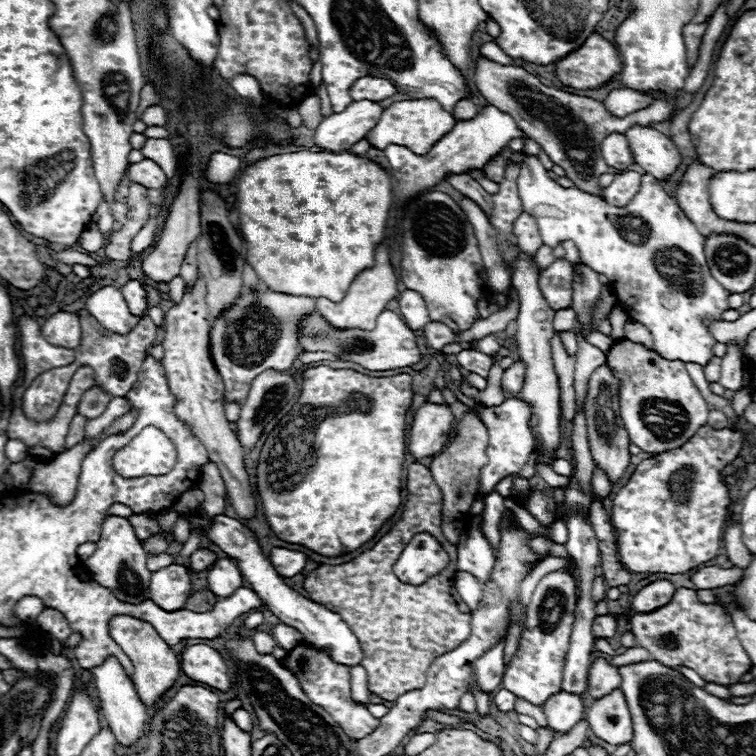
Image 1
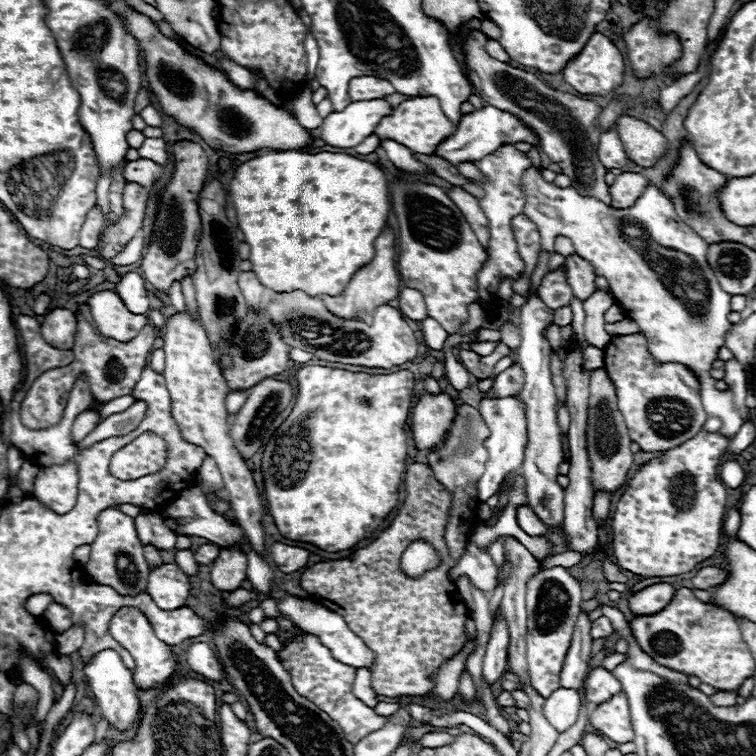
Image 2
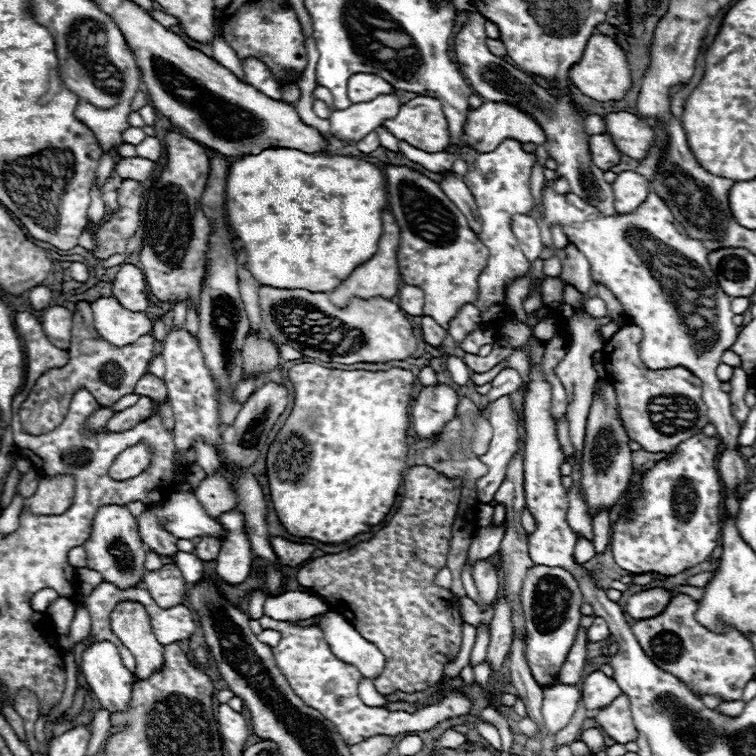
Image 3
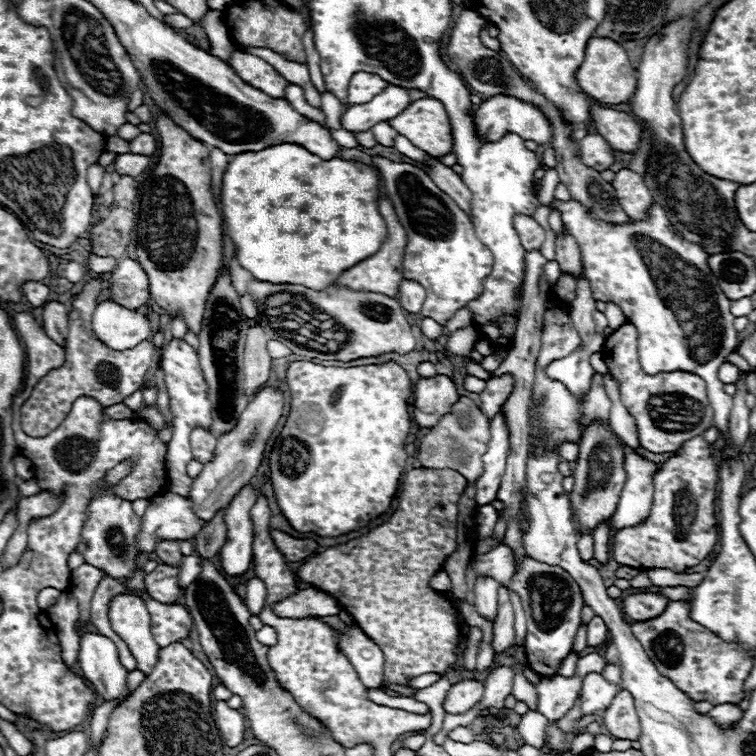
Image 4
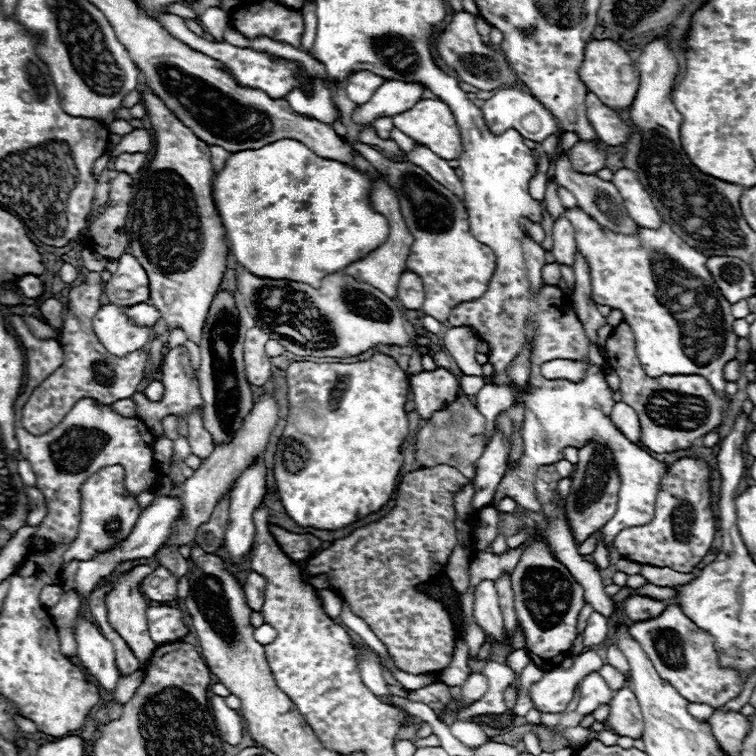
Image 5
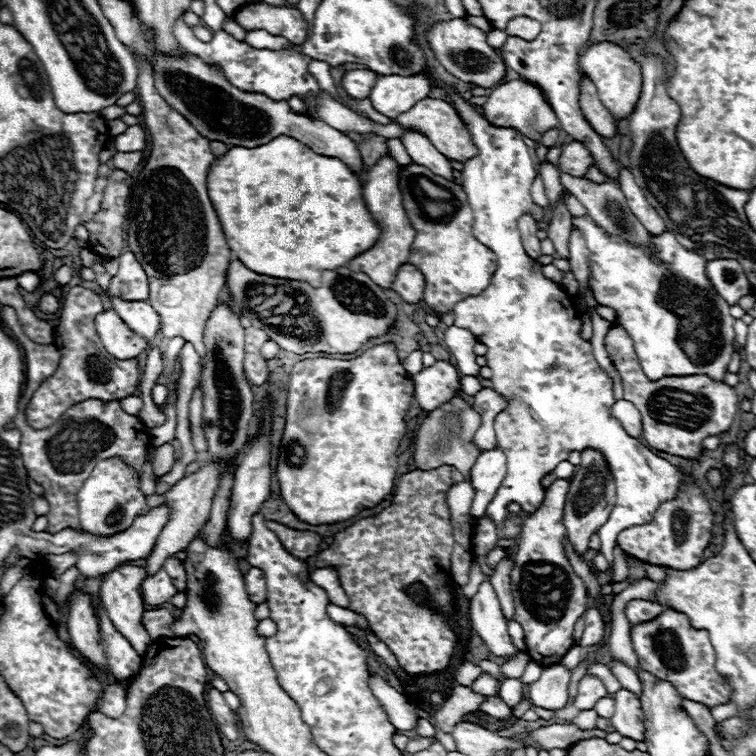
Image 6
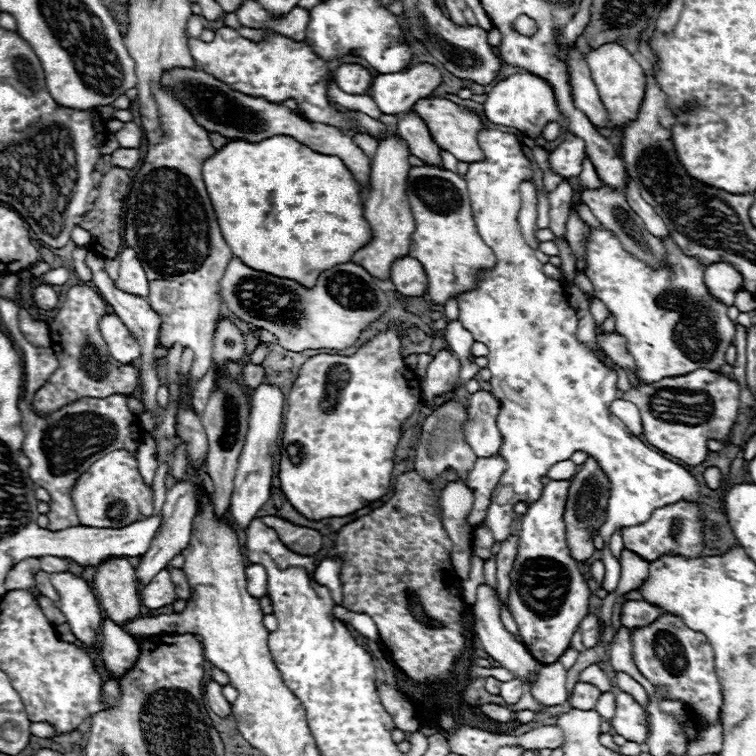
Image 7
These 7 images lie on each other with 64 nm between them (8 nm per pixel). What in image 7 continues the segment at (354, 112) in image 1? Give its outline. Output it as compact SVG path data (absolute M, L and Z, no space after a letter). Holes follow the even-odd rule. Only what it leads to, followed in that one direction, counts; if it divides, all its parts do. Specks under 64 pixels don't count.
M416 62L406 72L380 74L372 86L372 98L384 114L400 114L422 98L428 98L442 82L442 72L426 62Z

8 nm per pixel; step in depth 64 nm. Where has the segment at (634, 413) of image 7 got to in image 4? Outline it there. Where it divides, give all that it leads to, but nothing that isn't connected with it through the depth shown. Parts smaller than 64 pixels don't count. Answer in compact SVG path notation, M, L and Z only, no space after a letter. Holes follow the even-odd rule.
M610 380L610 384L614 384L614 390L610 388L610 396L612 396L612 412L610 412L610 426L612 430L632 448L640 446L638 440L638 432L636 432L636 424L632 414L626 410L626 406L620 402L618 394L616 394L616 382Z

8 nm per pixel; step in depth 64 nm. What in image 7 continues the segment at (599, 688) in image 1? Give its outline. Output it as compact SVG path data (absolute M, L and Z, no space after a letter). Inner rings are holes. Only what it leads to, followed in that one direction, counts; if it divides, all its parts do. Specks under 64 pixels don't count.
M578 682L574 686L568 702L572 708L578 708L578 710L594 710L598 698L600 698L600 692L596 686L586 684L586 682Z

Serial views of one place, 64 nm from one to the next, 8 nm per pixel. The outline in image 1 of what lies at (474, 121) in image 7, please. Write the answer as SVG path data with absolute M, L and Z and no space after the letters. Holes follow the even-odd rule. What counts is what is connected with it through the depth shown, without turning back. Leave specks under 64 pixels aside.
M434 98L402 100L402 102L394 102L384 110L384 116L380 116L380 122L376 124L376 128L372 128L372 132L368 132L366 138L378 150L384 150L388 144L400 144L416 154L428 154L432 146L454 128L454 124L456 120L446 110L442 110L438 100Z

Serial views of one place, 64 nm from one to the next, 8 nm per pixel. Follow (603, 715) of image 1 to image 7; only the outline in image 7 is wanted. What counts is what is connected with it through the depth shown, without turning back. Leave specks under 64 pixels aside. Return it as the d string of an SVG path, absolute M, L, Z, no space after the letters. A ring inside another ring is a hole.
M626 692L616 694L616 714L610 720L612 730L630 742L642 744L646 740L646 712Z

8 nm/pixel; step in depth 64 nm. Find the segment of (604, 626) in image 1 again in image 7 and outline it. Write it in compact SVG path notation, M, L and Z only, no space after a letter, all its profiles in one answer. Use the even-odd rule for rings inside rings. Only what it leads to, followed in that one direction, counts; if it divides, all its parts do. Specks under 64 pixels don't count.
M588 614L580 622L580 632L582 632L584 648L594 648L600 642L600 620L594 614Z

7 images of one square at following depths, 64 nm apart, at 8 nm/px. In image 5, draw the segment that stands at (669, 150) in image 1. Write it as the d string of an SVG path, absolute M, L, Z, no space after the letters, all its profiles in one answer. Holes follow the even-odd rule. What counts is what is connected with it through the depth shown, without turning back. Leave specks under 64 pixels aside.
M588 90L584 102L586 102L586 116L588 116L590 124L594 126L596 134L602 142L618 146L618 144L624 144L628 140L630 126L626 126L614 110L604 106L594 92Z

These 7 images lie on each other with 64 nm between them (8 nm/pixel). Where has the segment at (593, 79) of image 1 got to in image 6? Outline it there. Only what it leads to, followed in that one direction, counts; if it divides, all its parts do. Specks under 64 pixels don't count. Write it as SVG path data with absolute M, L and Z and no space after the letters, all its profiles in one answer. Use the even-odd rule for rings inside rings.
M612 42L594 44L580 56L578 64L580 64L582 72L594 82L602 104L608 108L608 112L616 120L622 120L634 112L640 92L642 92L642 68L640 68L640 64L636 64L632 60L632 56L624 48L620 48L618 44L612 44Z

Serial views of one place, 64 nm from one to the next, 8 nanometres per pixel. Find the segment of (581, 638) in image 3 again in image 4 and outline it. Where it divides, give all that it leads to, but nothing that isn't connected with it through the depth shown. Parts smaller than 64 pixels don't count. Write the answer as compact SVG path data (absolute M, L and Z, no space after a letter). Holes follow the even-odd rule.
M570 652L564 660L562 660L562 664L560 664L560 674L564 674L564 676L572 676L572 672L574 672L574 668L576 668L576 660L578 660L580 656L578 654L574 654L574 652Z

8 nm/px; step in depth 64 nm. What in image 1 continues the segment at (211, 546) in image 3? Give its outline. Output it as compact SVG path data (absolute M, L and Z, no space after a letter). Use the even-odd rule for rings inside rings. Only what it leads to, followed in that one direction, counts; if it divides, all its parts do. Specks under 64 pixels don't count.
M208 548L196 550L196 552L190 556L190 564L192 564L190 570L194 570L194 572L206 570L206 568L210 568L210 566L214 564L214 560L216 560L216 552L212 552L212 550L208 550Z

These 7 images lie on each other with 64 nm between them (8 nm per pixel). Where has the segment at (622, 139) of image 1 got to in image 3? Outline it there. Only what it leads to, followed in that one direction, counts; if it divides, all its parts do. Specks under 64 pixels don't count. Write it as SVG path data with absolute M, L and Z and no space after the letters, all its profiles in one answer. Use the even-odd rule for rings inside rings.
M594 134L588 140L590 146L590 154L592 154L592 162L600 168L600 170L610 170L612 166L616 166L620 162L620 152L618 148L612 144L608 134Z

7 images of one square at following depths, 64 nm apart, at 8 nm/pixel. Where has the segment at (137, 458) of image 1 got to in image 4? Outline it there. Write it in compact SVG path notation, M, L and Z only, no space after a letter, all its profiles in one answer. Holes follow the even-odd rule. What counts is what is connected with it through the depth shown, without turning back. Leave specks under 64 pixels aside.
M116 464L114 468L110 468L104 476L104 490L98 492L90 504L88 504L88 520L82 526L82 534L80 534L80 542L76 546L76 552L82 554L82 558L96 566L96 568L104 568L104 572L116 580L120 578L130 578L136 570L136 558L138 552L134 548L134 536L140 530L140 516L136 516L136 512L132 510L132 502L118 498L116 494L112 494L112 486L116 486L124 476L128 476L130 472L130 464Z

